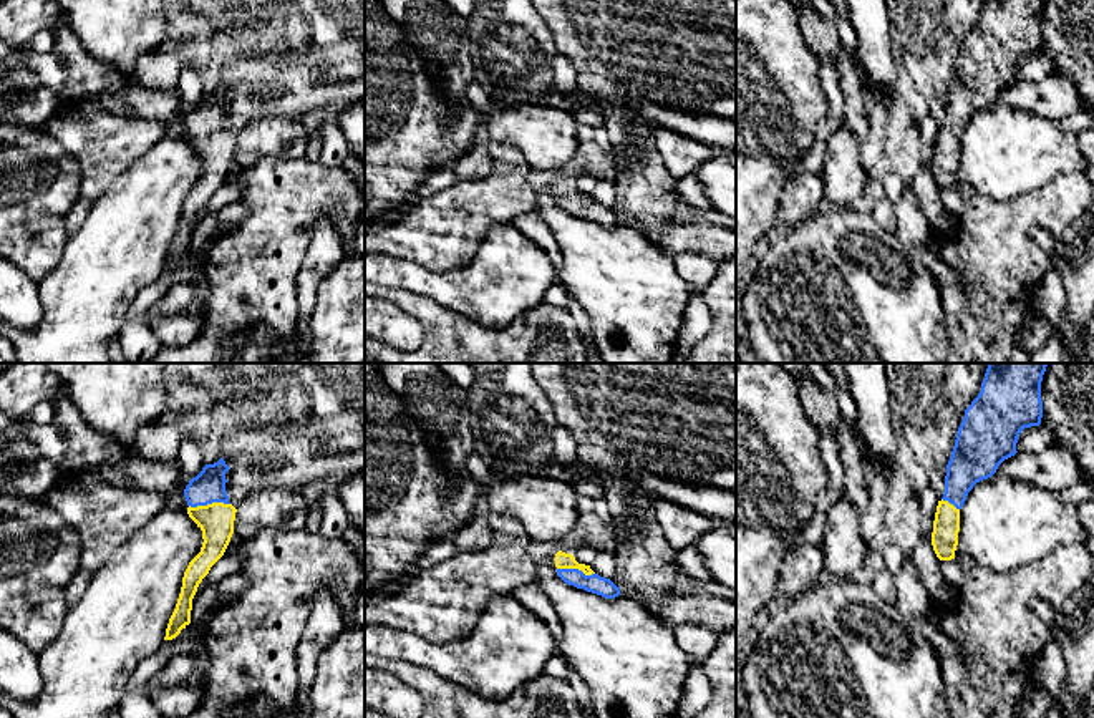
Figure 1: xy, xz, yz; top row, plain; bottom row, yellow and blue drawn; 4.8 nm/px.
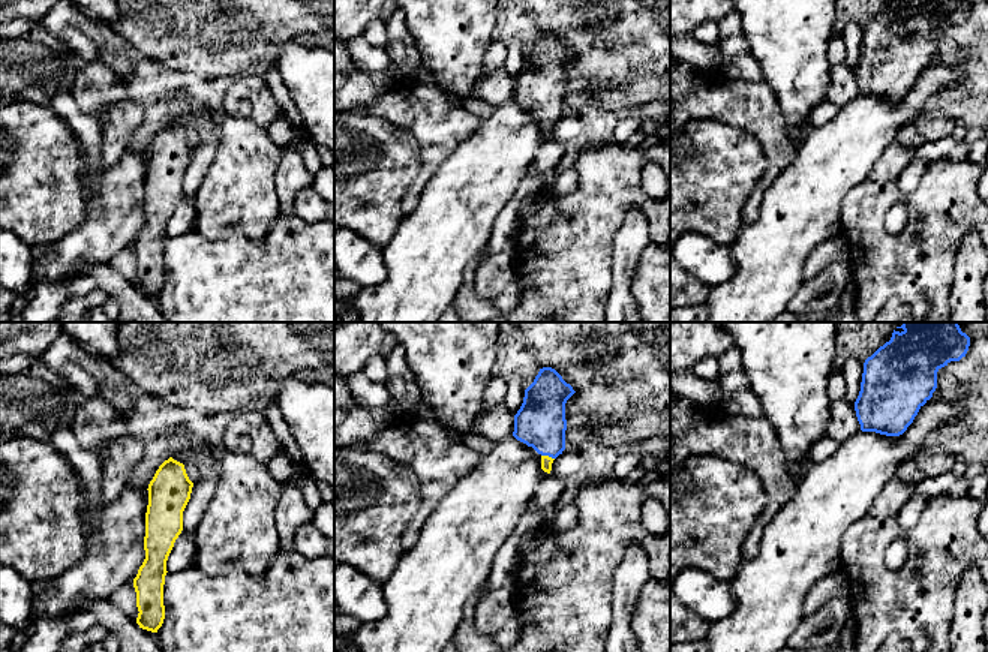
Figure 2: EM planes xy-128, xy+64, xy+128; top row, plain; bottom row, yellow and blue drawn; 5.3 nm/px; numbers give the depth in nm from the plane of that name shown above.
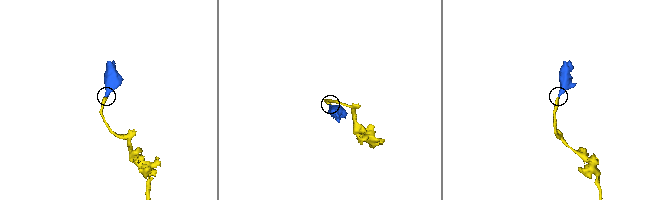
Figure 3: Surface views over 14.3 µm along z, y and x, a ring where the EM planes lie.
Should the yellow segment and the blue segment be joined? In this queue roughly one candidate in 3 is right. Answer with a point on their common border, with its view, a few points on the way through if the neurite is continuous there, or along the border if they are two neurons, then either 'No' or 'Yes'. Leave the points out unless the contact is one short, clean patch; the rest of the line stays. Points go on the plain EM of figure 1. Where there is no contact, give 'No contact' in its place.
Touches yellow at xy (209, 133). Path across: xy (216, 150), (209, 133), (209, 115). Yes

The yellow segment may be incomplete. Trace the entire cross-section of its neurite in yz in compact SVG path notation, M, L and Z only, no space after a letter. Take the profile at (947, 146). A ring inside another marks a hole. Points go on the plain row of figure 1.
M986 0L981 20L965 38L955 75L946 93L945 121L938 129L932 174L940 189L955 187L960 161L960 138L968 121L983 108L991 106L998 95L1014 85L1019 61L1039 55L1043 46L1041 10L1044 0Z

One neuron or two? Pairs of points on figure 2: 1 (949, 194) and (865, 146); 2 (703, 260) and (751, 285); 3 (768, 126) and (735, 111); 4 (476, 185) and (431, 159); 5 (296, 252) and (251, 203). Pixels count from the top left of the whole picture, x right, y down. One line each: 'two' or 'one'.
1: two
2: two
3: one
4: two
5: two

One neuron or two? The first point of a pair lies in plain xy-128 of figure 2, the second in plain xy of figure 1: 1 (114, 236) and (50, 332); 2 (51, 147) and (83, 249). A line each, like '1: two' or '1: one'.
1: one
2: two

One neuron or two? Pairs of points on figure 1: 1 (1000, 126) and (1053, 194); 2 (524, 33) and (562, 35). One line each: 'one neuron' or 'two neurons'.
1: two neurons
2: two neurons

